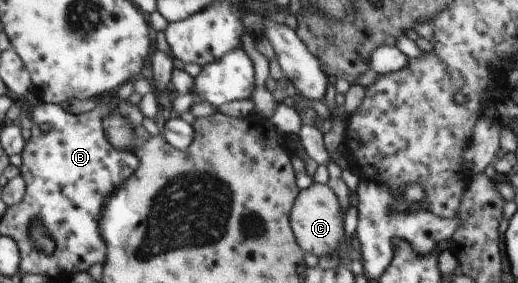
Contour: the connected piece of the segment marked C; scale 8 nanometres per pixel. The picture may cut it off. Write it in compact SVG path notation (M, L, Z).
M313 182L308 188L300 191L289 216L295 241L307 253L311 253L317 258L323 257L323 255L333 255L339 264L343 264L345 267L350 265L349 262L355 252L353 250L350 252L350 247L345 242L344 213L340 208L337 196L326 183Z

